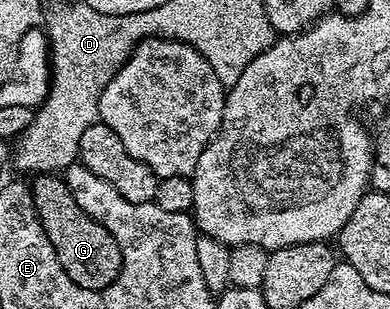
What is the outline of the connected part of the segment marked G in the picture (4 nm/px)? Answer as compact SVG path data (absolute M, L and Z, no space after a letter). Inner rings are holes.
M44 173L33 178L32 190L36 215L56 251L60 266L78 287L84 290L101 290L117 279L122 267L122 253L113 235L86 215L69 193L69 188L61 176Z

